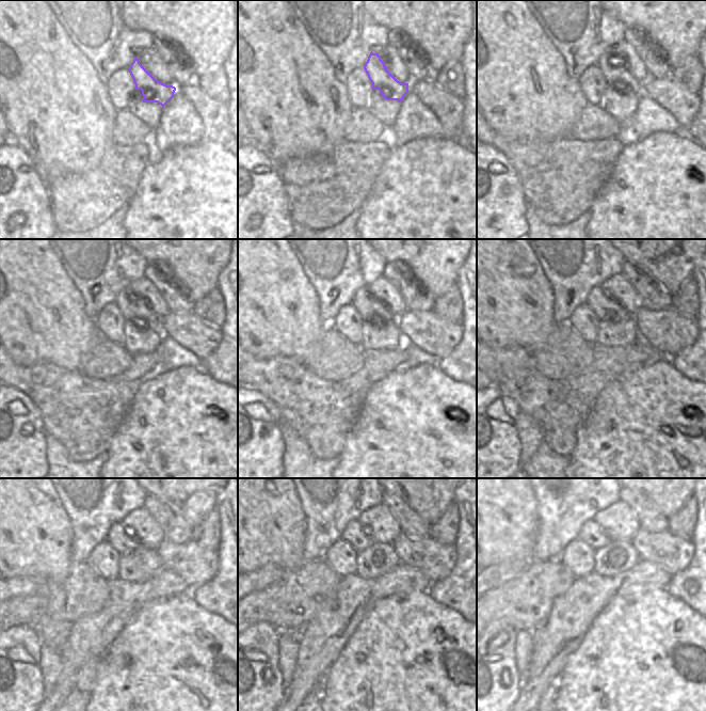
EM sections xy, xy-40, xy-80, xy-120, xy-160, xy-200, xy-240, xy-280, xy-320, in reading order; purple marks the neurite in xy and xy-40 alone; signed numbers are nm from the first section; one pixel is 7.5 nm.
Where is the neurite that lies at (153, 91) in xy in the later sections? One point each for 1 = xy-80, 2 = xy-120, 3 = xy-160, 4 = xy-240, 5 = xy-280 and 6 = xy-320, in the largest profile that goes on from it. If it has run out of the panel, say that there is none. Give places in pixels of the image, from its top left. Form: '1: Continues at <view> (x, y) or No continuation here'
1: Continues at xy-80 (613, 67)
2: Continues at xy-120 (132, 307)
3: Continues at xy-160 (369, 307)
4: Continues at xy-240 (118, 536)
5: Continues at xy-280 (354, 534)
6: Continues at xy-320 (591, 533).

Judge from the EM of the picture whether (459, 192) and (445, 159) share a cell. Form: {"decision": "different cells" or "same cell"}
{"decision": "same cell"}

